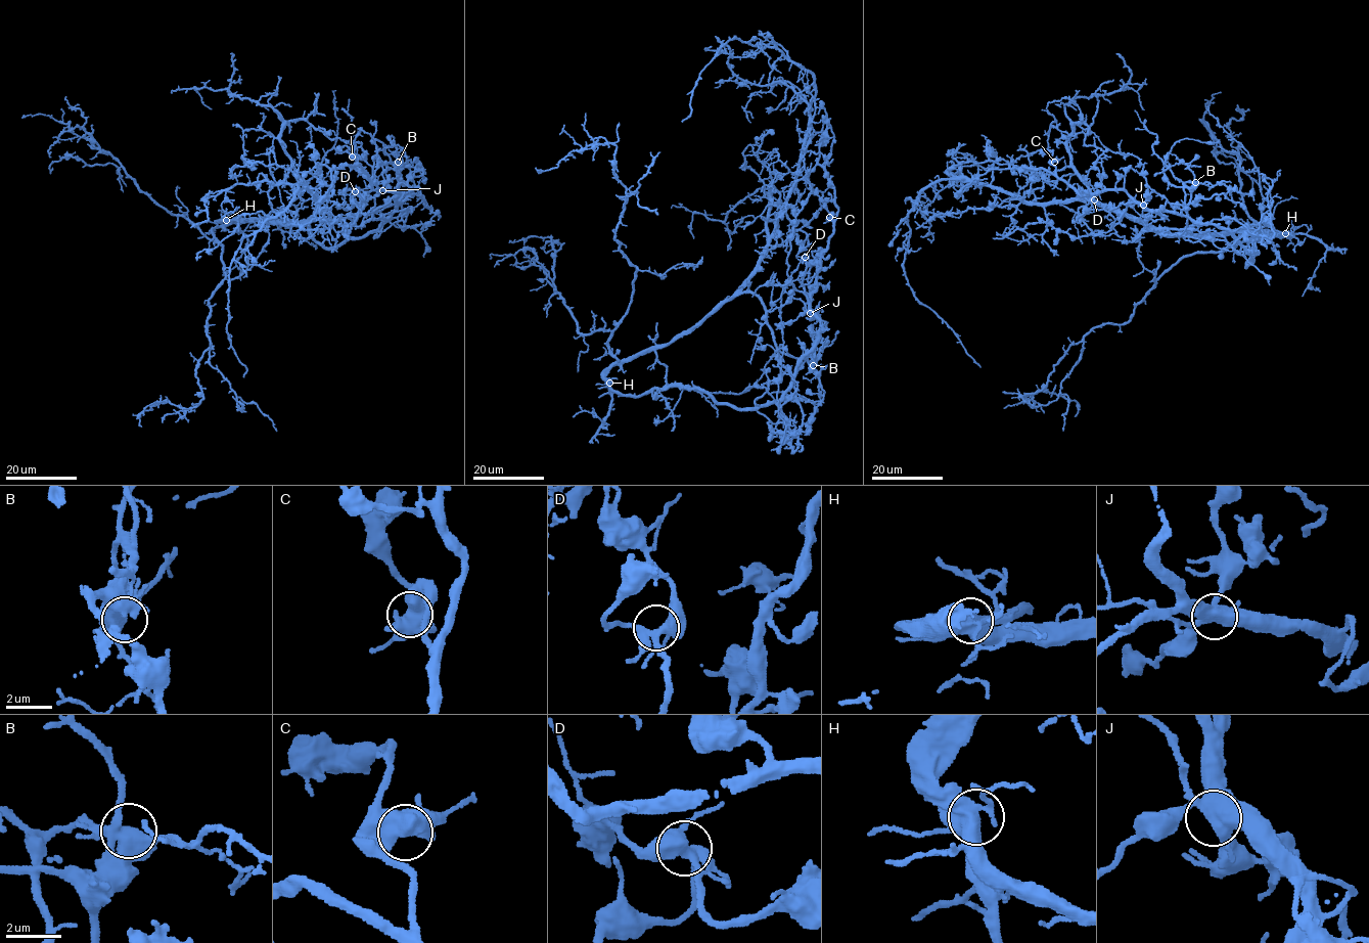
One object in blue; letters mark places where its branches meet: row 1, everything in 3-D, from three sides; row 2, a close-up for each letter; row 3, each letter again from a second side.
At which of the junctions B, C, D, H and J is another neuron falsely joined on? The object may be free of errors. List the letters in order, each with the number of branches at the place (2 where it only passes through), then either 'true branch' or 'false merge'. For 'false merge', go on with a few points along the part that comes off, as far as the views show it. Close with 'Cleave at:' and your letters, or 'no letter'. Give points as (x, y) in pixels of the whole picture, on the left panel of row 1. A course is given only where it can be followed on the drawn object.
B: 6 | true branch
C: 5 | true branch
D: 5 | true branch
H: 4 | true branch
J: 6 | false merge | (382, 190), (359, 189), (351, 199), (360, 207), (367, 205), (367, 201)
Cleave at: J

